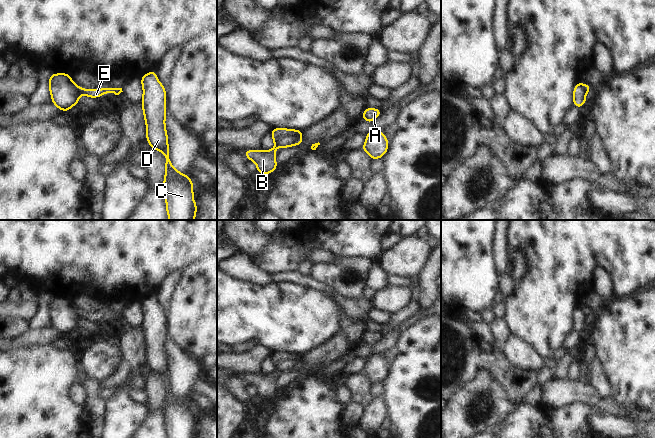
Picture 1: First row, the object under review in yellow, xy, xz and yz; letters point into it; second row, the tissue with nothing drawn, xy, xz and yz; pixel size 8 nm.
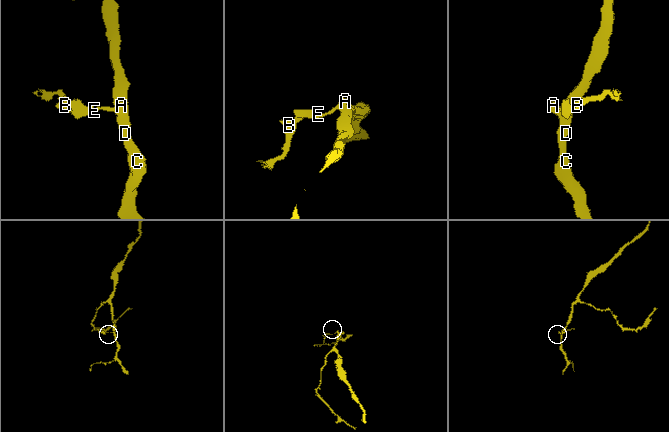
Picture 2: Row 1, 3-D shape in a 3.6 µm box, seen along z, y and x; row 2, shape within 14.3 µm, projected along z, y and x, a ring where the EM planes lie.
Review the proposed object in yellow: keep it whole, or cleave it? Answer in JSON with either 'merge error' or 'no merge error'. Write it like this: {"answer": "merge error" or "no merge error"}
{"answer": "merge error"}

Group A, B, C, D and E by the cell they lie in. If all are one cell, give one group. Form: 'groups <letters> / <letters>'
groups A C D E / B

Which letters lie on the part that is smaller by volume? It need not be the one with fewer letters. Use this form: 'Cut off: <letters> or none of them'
Cut off: B

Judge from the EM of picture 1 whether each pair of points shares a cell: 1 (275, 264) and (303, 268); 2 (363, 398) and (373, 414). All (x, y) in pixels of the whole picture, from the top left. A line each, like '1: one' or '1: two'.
1: two
2: two

